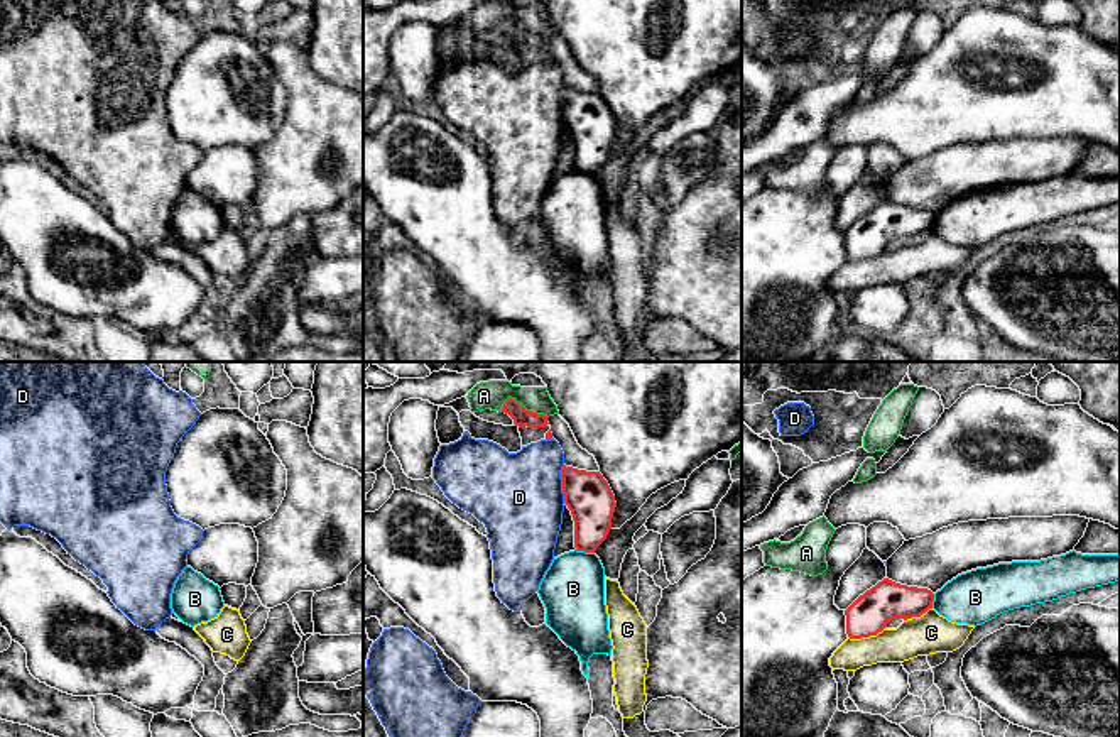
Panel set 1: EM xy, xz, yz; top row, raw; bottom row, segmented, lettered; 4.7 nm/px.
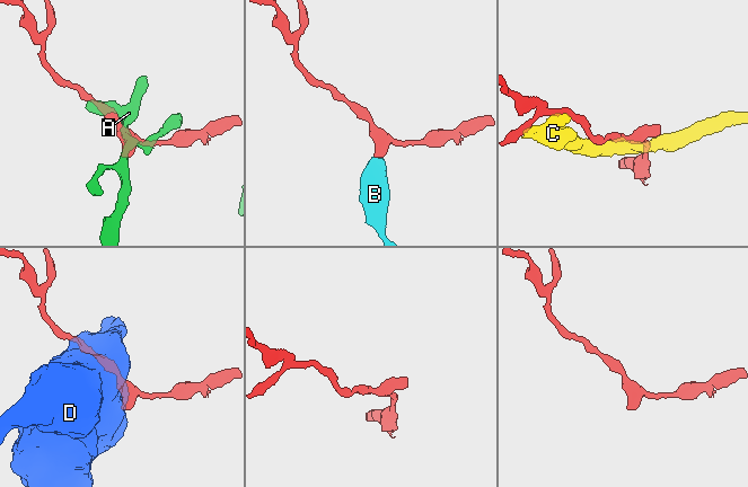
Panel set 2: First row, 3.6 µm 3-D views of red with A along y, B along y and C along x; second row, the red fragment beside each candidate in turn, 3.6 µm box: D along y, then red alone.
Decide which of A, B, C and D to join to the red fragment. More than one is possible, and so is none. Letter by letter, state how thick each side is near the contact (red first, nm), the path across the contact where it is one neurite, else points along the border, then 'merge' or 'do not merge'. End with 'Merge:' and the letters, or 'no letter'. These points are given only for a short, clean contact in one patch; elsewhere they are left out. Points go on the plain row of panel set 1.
A: calibres 90 and 140 nm; border xz (500, 29), (509, 19), (514, 19), (527, 31), (548, 38); do not merge
B: calibres 220 and 300 nm; border xz (575, 171), (593, 174); do not merge
C: calibres 190 and 190 nm; do not merge
D: calibres 220 and 420 nm; do not merge
Merge: no letter

